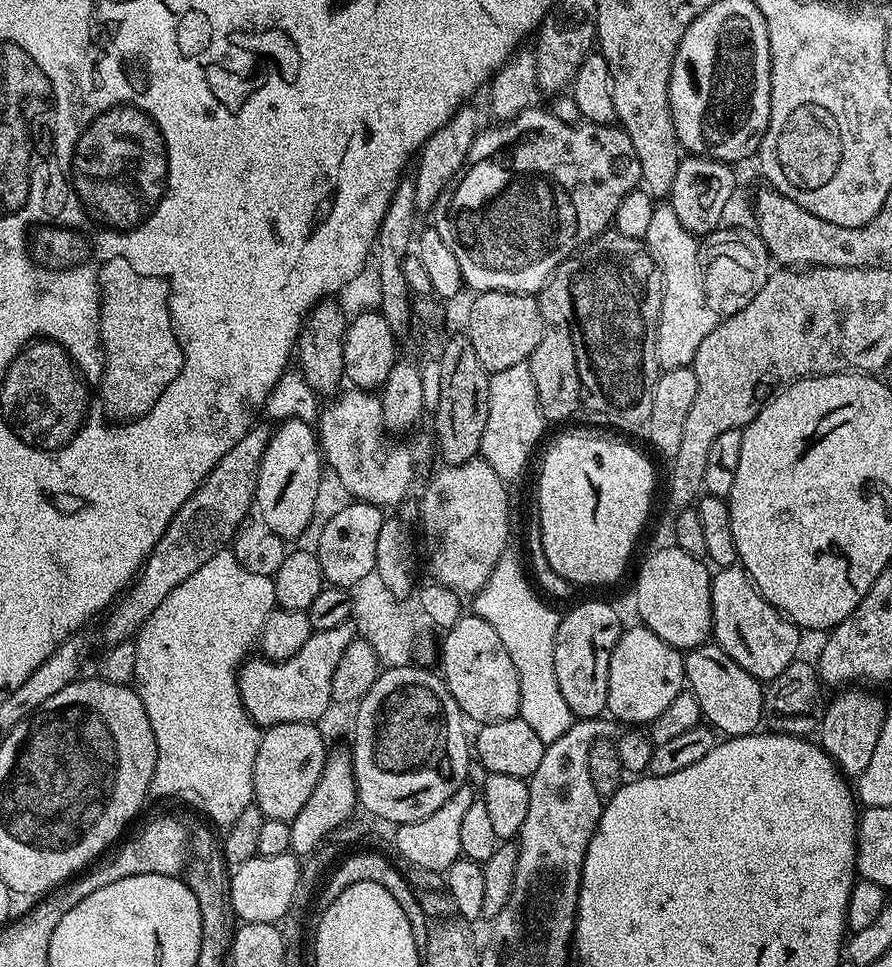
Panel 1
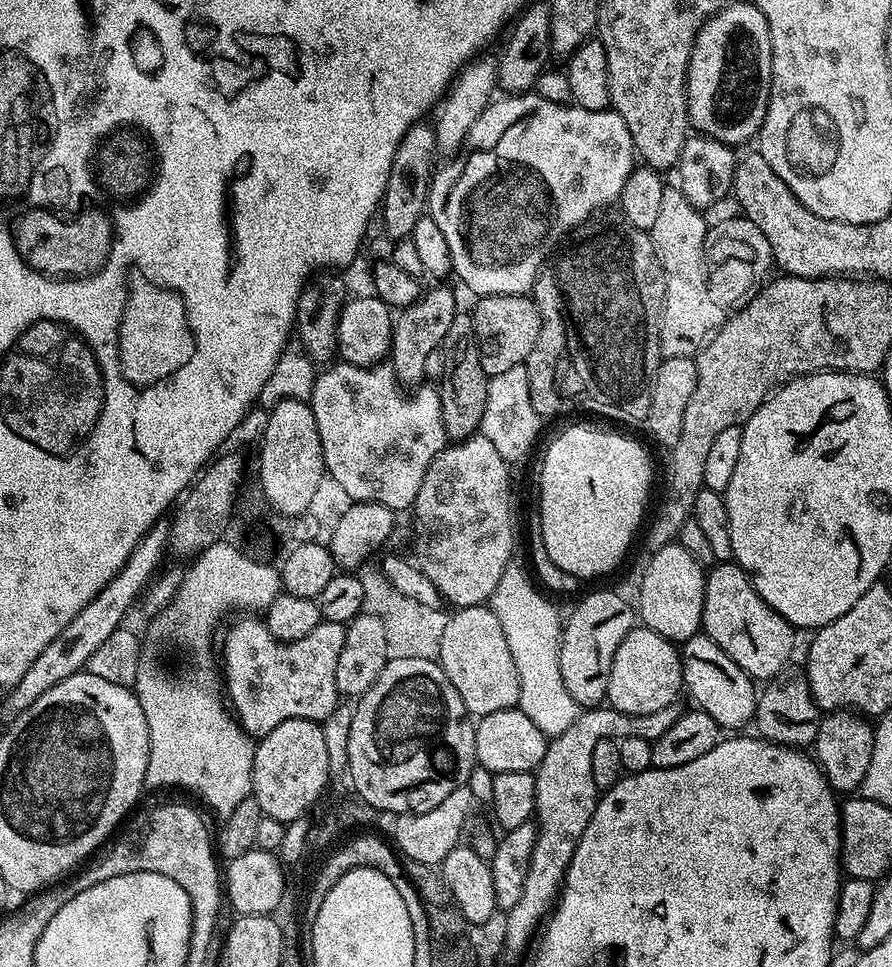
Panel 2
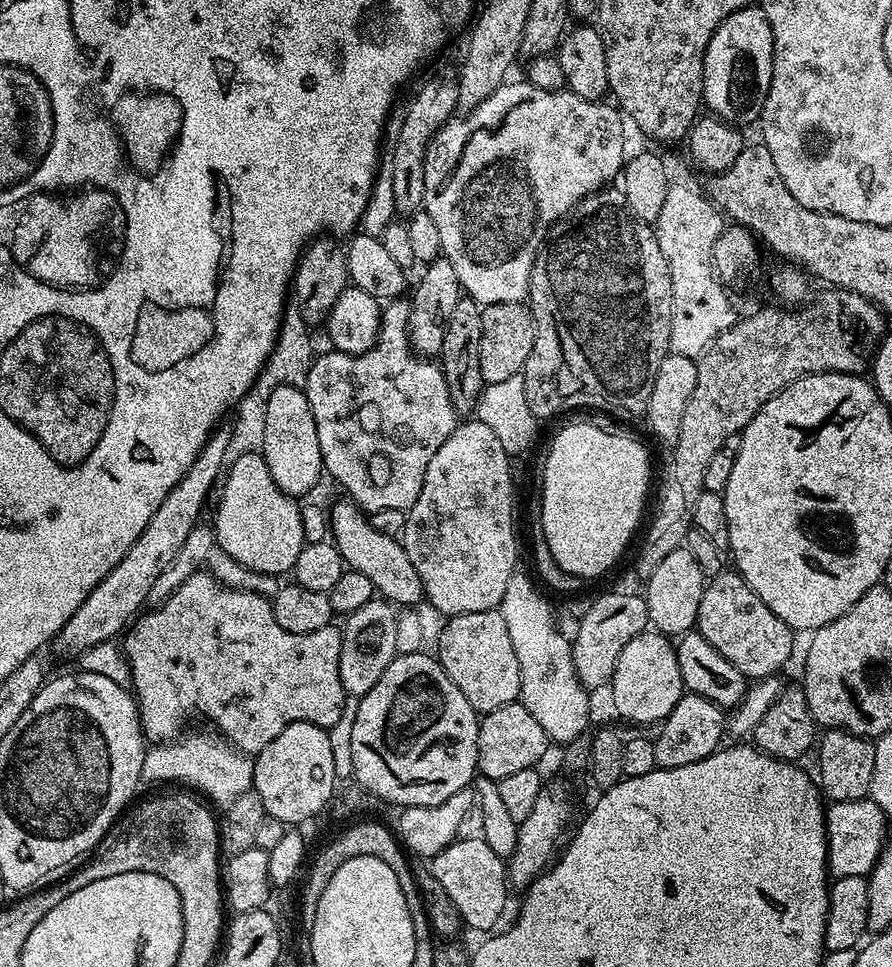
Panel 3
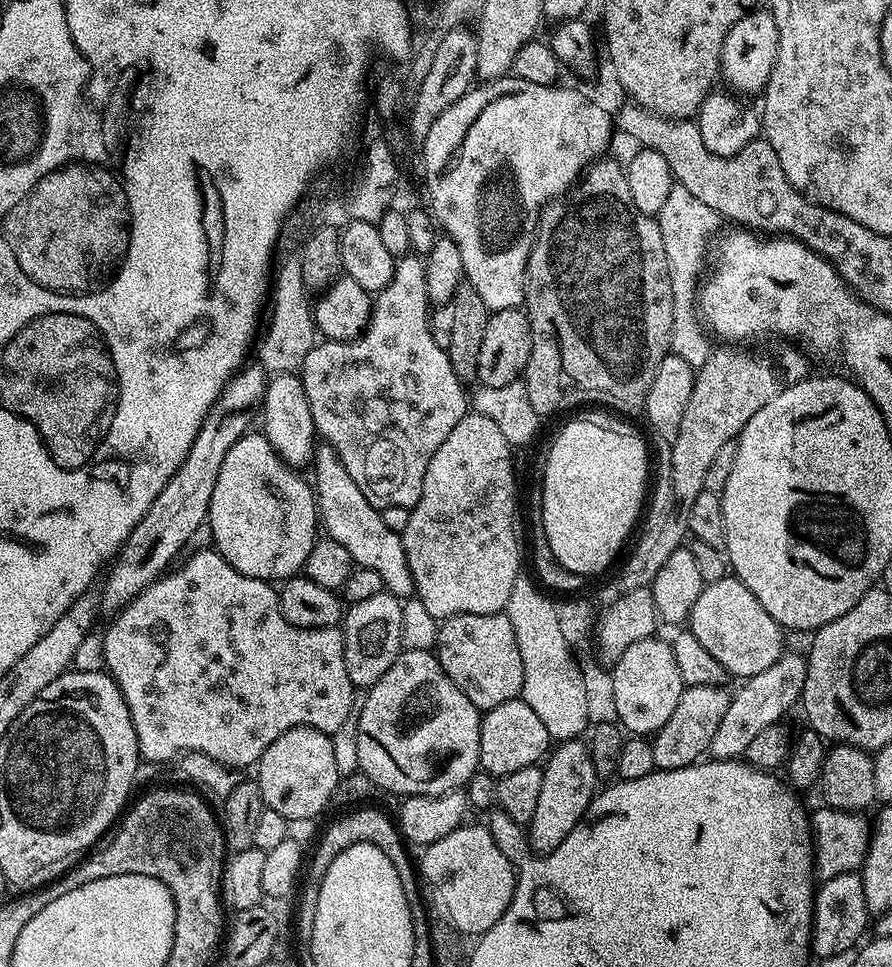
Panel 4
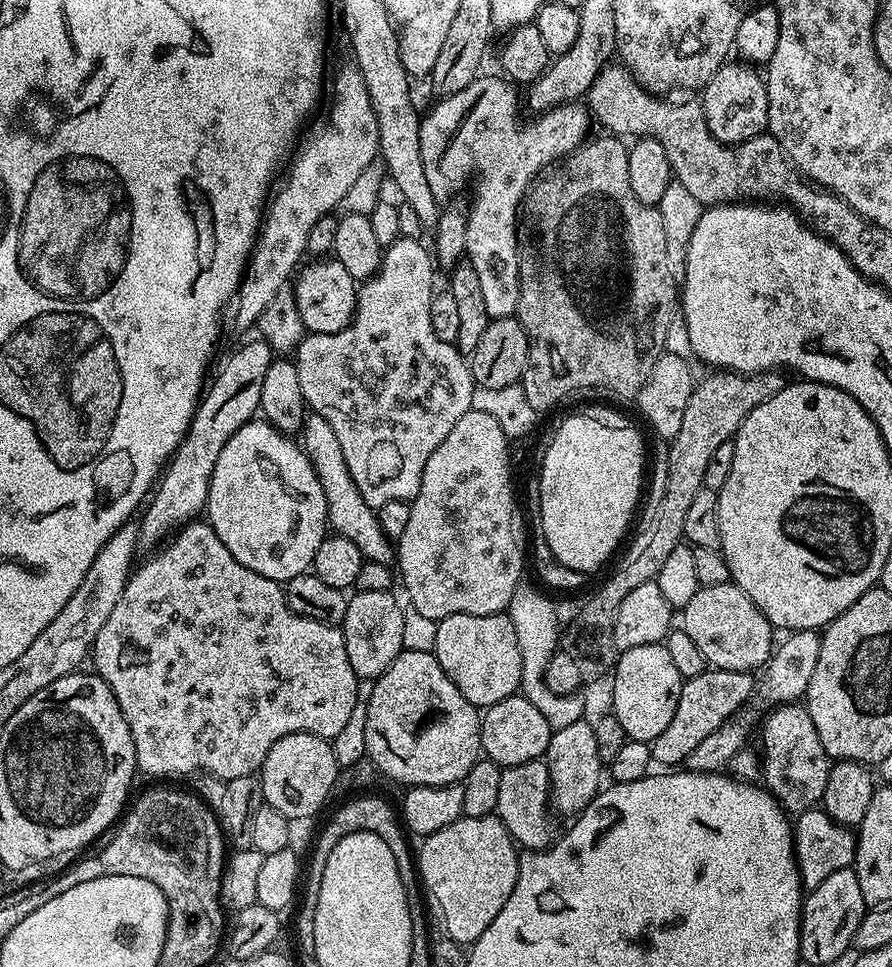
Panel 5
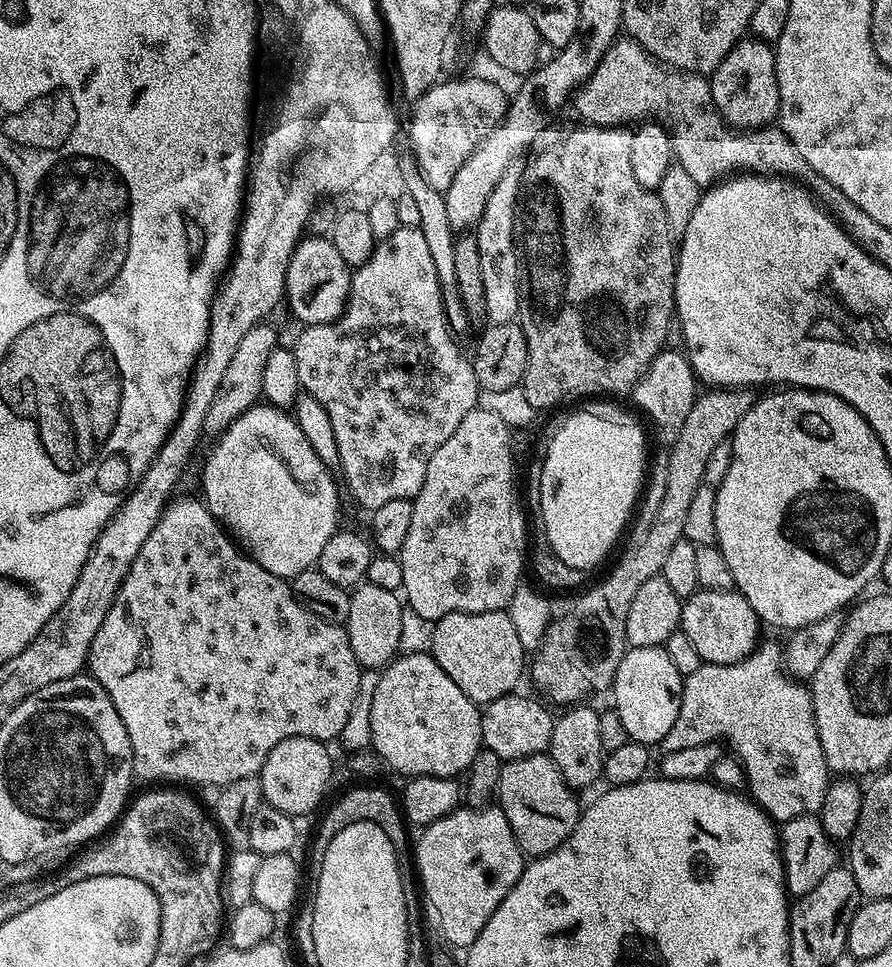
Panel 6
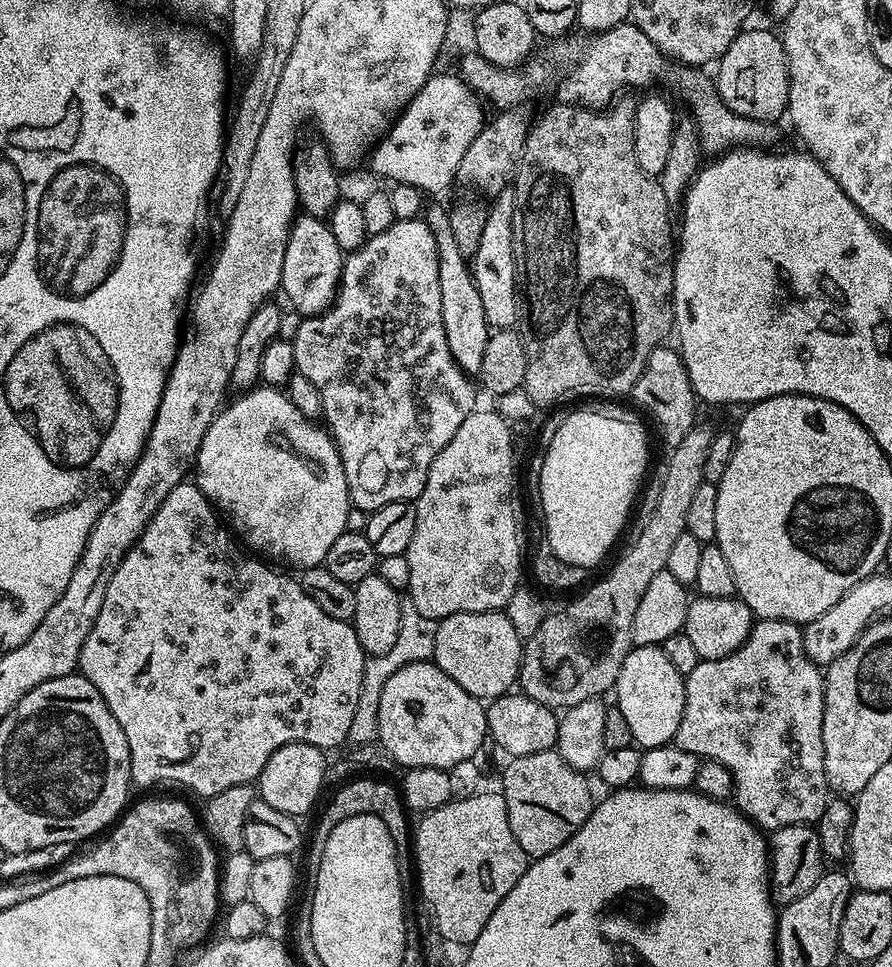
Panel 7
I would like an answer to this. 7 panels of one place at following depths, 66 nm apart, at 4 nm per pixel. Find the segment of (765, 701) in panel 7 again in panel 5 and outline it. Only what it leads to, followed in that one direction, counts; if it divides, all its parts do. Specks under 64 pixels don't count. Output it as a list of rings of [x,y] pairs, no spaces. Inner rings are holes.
[[[712,668],[697,676],[687,677],[682,686],[682,694],[678,698],[678,710],[674,710],[674,718],[670,718],[670,726],[666,726],[666,730],[662,730],[662,734],[658,734],[658,738],[650,742],[653,761],[657,765],[664,764],[660,766],[683,765],[688,759],[690,750],[694,750],[694,746],[698,746],[698,742],[704,741],[709,734],[714,734],[714,730],[718,730],[718,726],[722,726],[730,717],[737,715],[747,705],[744,703],[751,696],[753,699],[754,680],[747,672],[731,672],[721,668]],[[803,703],[782,704],[771,709],[764,724],[764,748],[762,747],[762,776],[772,796],[781,808],[799,814],[815,808],[823,801],[830,758],[810,722],[810,714]]]

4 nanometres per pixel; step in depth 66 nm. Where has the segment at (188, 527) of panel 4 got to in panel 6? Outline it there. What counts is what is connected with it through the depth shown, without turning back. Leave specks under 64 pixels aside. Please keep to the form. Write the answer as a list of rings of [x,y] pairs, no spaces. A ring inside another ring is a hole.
[[[261,322],[250,326],[250,331],[244,335],[241,344],[237,346],[234,355],[230,357],[228,369],[222,378],[222,386],[218,386],[218,394],[214,394],[214,402],[210,402],[210,410],[206,410],[204,430],[209,437],[219,436],[246,410],[261,403],[263,397],[262,378],[265,376],[266,362],[269,361],[270,354],[273,354],[278,347],[276,328],[268,323],[272,322]]]

